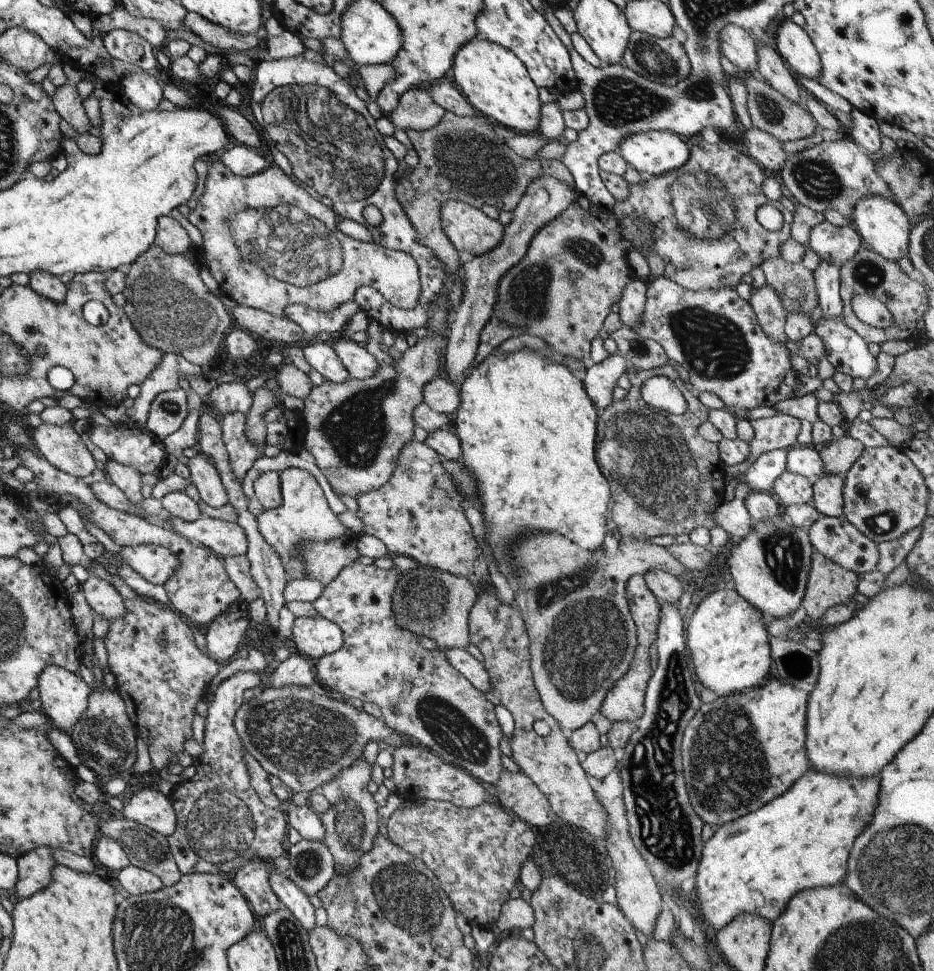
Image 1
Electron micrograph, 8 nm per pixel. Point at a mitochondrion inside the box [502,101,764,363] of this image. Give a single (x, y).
(701, 212)

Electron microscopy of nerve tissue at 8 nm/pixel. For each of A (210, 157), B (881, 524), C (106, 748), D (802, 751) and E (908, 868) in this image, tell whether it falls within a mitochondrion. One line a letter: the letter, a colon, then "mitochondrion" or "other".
A: other
B: mitochondrion
C: mitochondrion
D: other
E: mitochondrion

